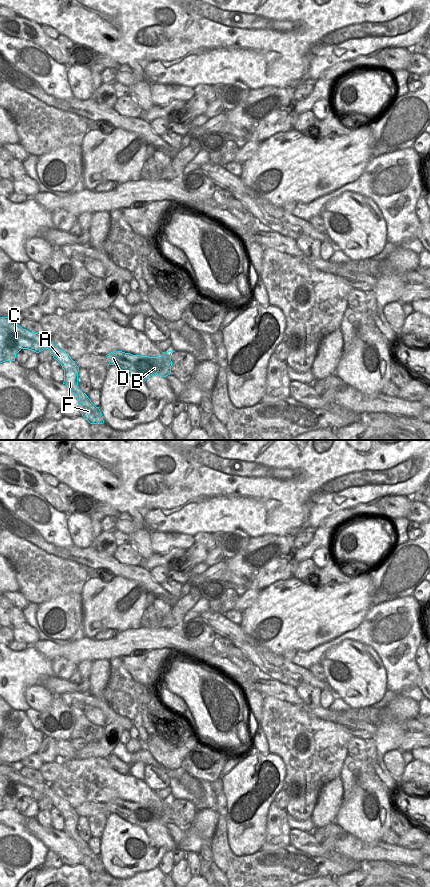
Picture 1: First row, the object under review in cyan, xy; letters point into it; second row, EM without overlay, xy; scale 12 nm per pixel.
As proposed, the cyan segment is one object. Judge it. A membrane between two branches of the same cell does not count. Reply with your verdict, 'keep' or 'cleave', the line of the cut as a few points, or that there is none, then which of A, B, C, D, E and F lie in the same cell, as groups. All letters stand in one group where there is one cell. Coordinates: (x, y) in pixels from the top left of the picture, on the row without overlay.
cleave; cut xy (72, 808), (64, 817); groups A B C D / E F

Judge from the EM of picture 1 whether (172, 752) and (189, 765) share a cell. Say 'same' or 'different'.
different

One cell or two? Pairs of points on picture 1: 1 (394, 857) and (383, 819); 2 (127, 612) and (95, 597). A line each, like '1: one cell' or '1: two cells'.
1: two cells
2: one cell

